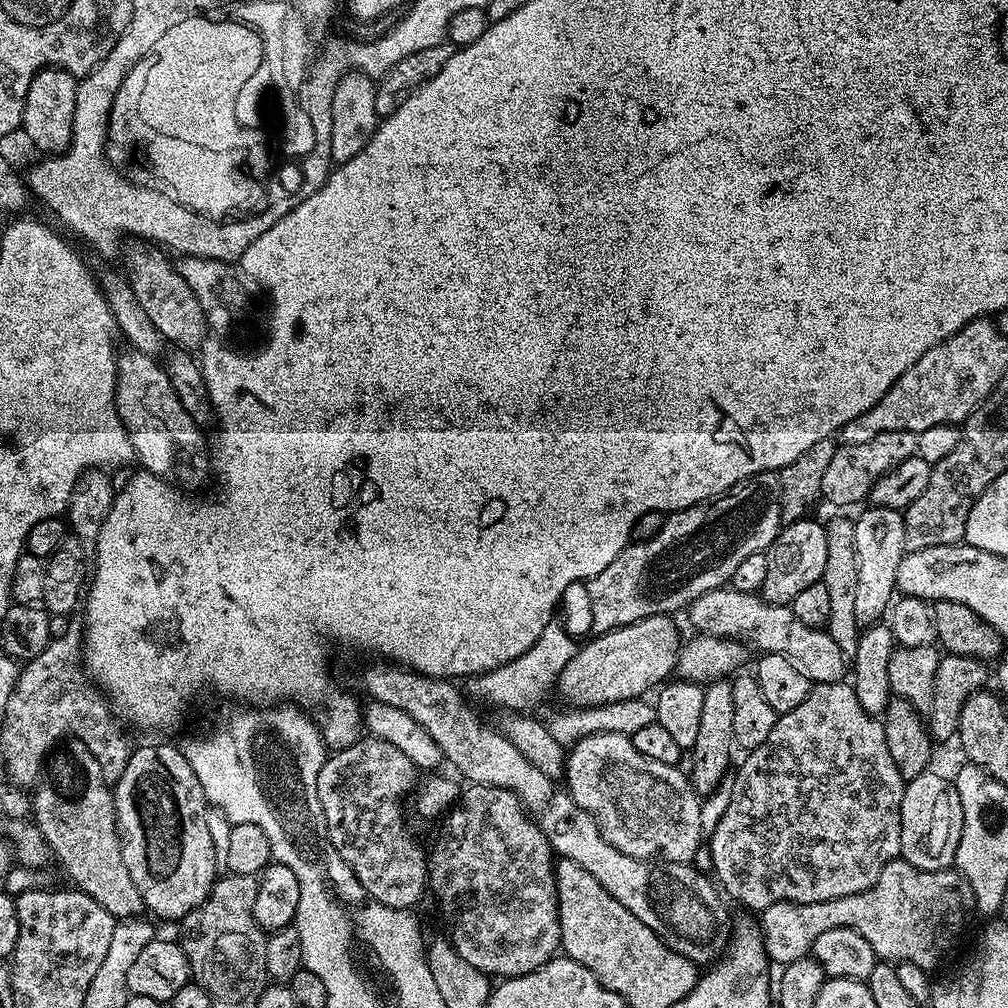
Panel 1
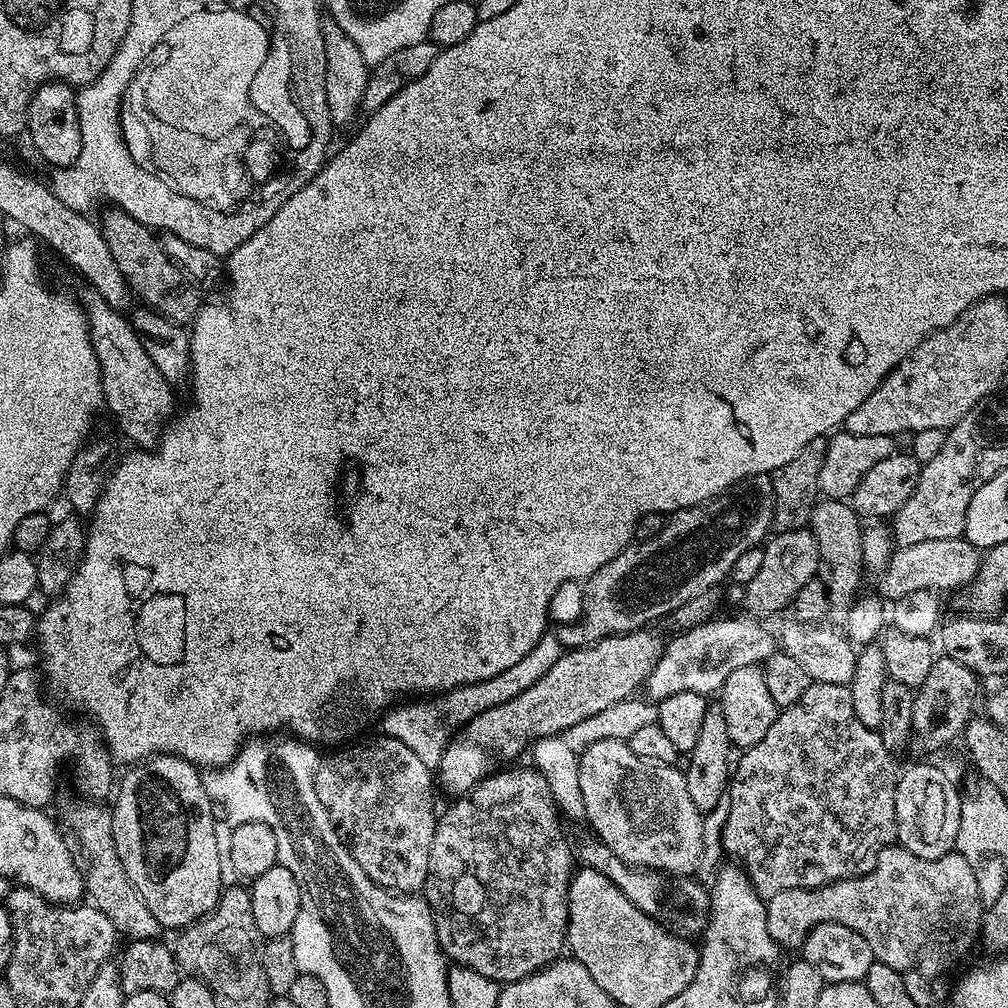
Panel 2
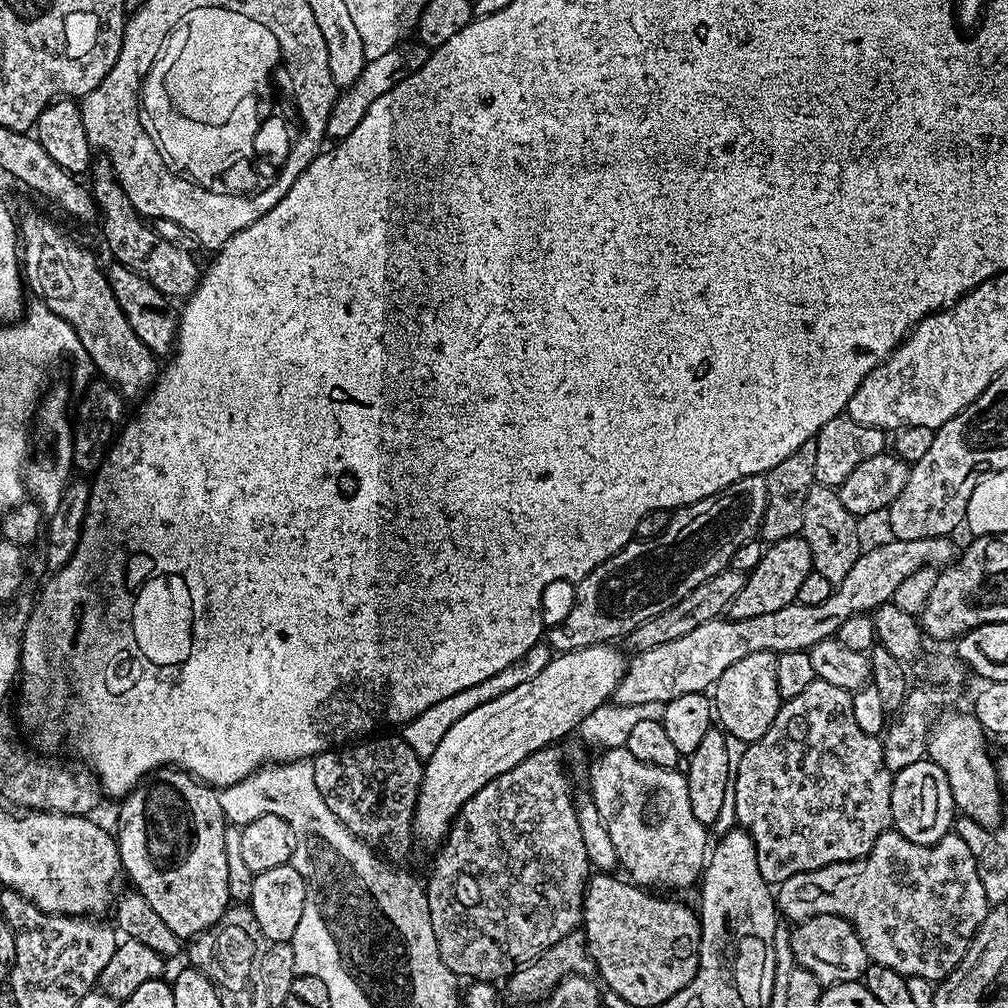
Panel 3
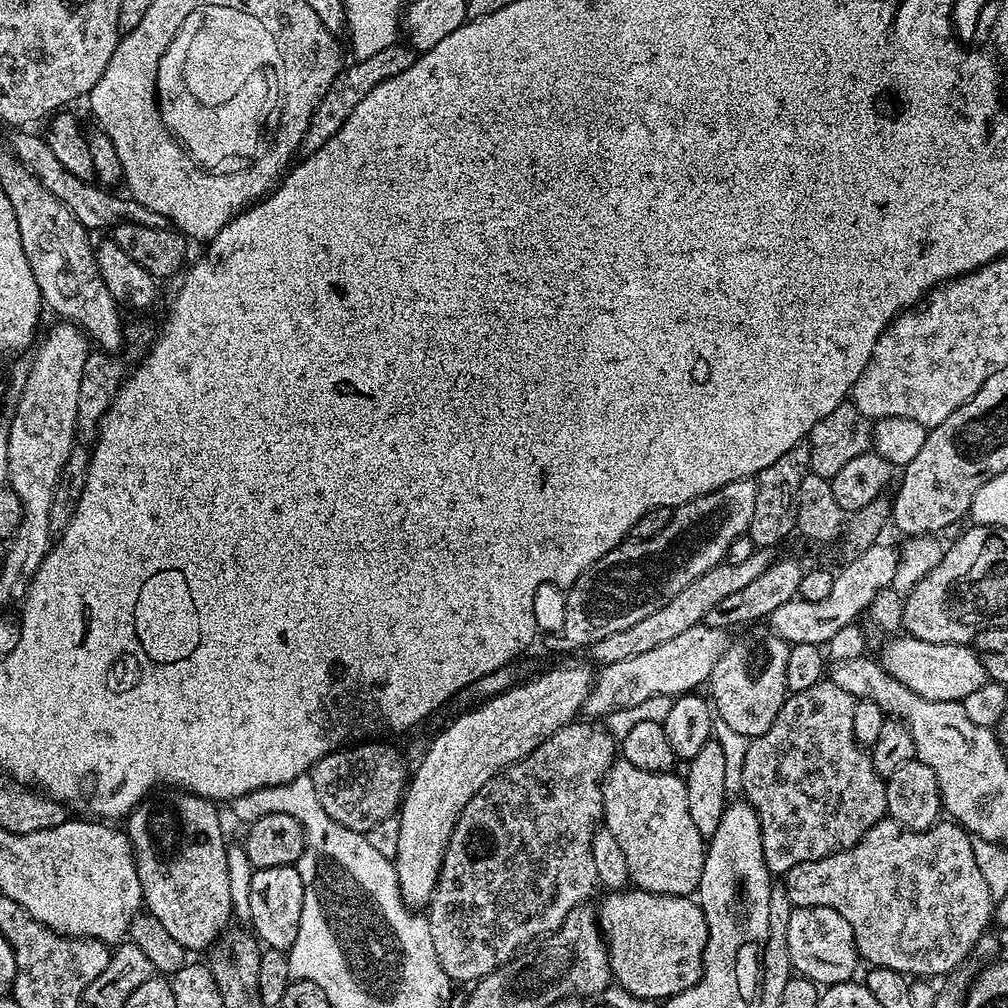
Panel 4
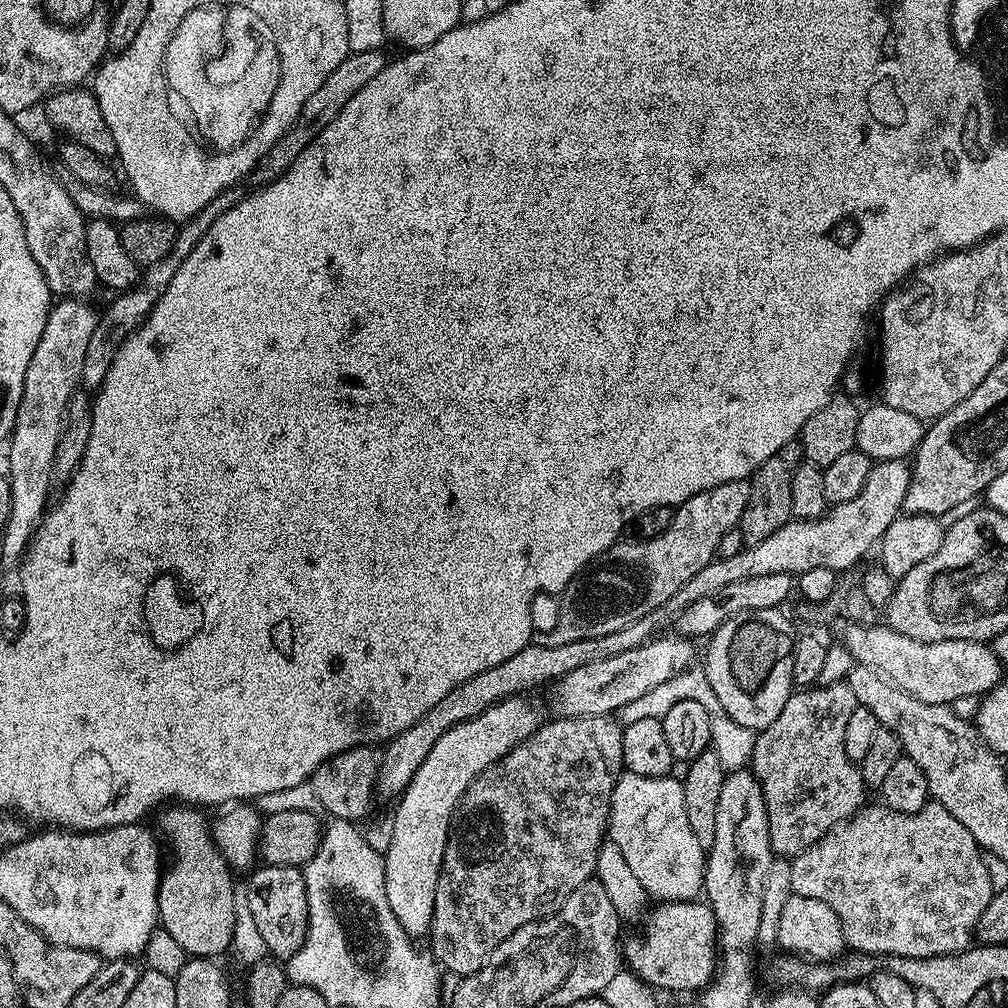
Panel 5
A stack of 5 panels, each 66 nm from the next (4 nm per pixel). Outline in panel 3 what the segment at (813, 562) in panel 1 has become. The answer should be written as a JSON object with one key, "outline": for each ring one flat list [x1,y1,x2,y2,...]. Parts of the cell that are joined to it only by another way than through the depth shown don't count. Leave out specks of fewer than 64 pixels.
{"outline":[[797,534,790,538,769,543,762,554,762,562,747,573,742,590,734,594,728,603,726,616,729,620,745,620,758,618,761,614,774,614,774,610,782,610,796,603,798,589,806,578,806,574,814,571,810,546,804,541,803,535]]}

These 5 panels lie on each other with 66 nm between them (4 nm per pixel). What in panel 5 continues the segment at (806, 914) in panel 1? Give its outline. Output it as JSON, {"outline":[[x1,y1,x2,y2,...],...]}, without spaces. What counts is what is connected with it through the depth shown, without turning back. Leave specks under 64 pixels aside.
{"outline":[[876,802,873,808,871,806,861,808,851,820,837,824,817,844,791,857,790,886,795,895,818,898,818,902,826,902,826,906,830,906,830,910,834,910,834,914,838,914,838,918,842,922,845,945,852,952,863,952,873,958,953,956,955,952,963,952,973,943,978,918,982,918,982,910,986,910,994,891,984,857,985,853,976,843,974,834,970,834,970,830,966,830,966,826,962,826,962,822,958,822,958,818,954,818,954,814,950,814,950,810,946,810,946,806,929,802,922,806,922,810,918,810,914,814,902,814,898,810,890,810,882,802]]}

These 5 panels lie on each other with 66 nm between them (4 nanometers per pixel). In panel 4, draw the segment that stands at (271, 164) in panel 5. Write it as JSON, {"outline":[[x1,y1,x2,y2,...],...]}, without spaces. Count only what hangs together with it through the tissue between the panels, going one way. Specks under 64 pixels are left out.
{"outline":[[397,42,386,46,386,50,378,50,378,54,374,54,371,58,362,58,352,62,349,68,348,65,341,67,310,118,308,129,298,149,299,155,301,157,313,156,314,150,327,148,334,134,344,131,344,123,346,118,350,118,350,114,354,114,354,106,358,106,358,102,362,102,362,98,366,98,366,94,370,94,370,90,374,90,378,82,386,82,386,78,400,74,402,70,411,66,416,58,417,53,407,43]]}

